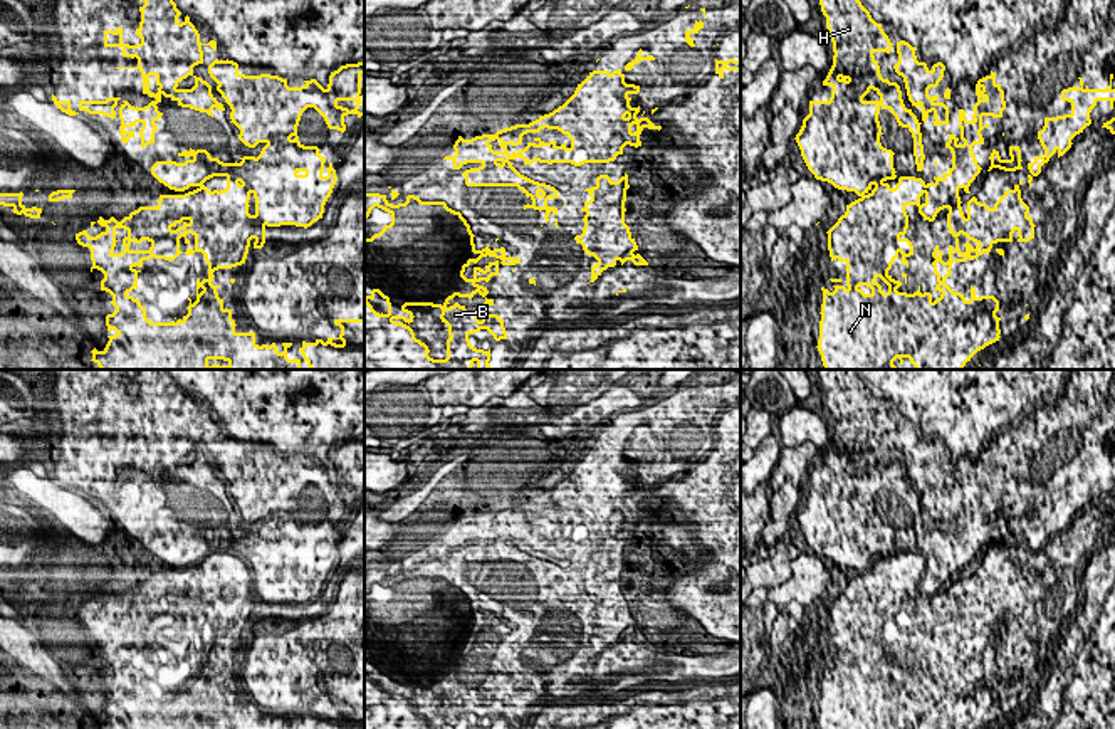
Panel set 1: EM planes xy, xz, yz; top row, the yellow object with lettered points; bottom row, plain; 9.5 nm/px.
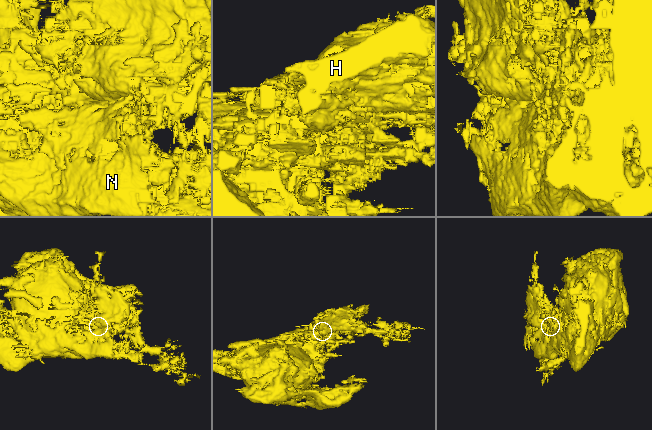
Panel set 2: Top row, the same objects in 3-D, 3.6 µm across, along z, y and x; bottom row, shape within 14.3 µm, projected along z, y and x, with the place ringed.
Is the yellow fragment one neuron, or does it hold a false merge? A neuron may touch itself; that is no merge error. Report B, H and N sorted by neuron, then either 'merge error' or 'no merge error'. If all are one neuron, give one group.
groups B N / H; merge error

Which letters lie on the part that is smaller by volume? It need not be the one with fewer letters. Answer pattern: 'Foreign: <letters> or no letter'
Foreign: H

